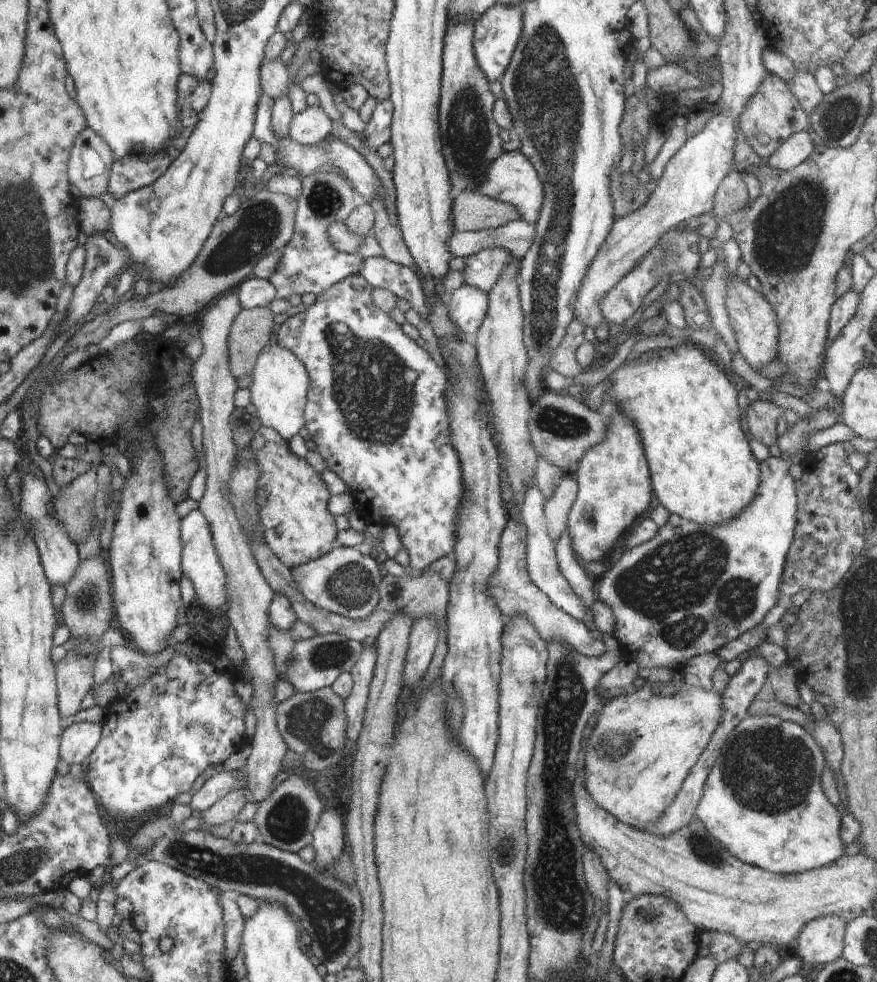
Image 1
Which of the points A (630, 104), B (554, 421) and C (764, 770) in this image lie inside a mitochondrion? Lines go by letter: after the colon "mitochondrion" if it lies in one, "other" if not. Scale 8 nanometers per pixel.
A: other
B: mitochondrion
C: mitochondrion

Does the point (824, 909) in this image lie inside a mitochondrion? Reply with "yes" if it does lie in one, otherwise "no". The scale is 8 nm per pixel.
no

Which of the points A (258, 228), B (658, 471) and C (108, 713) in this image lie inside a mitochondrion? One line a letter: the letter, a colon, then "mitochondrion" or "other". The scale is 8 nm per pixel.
A: mitochondrion
B: other
C: other

